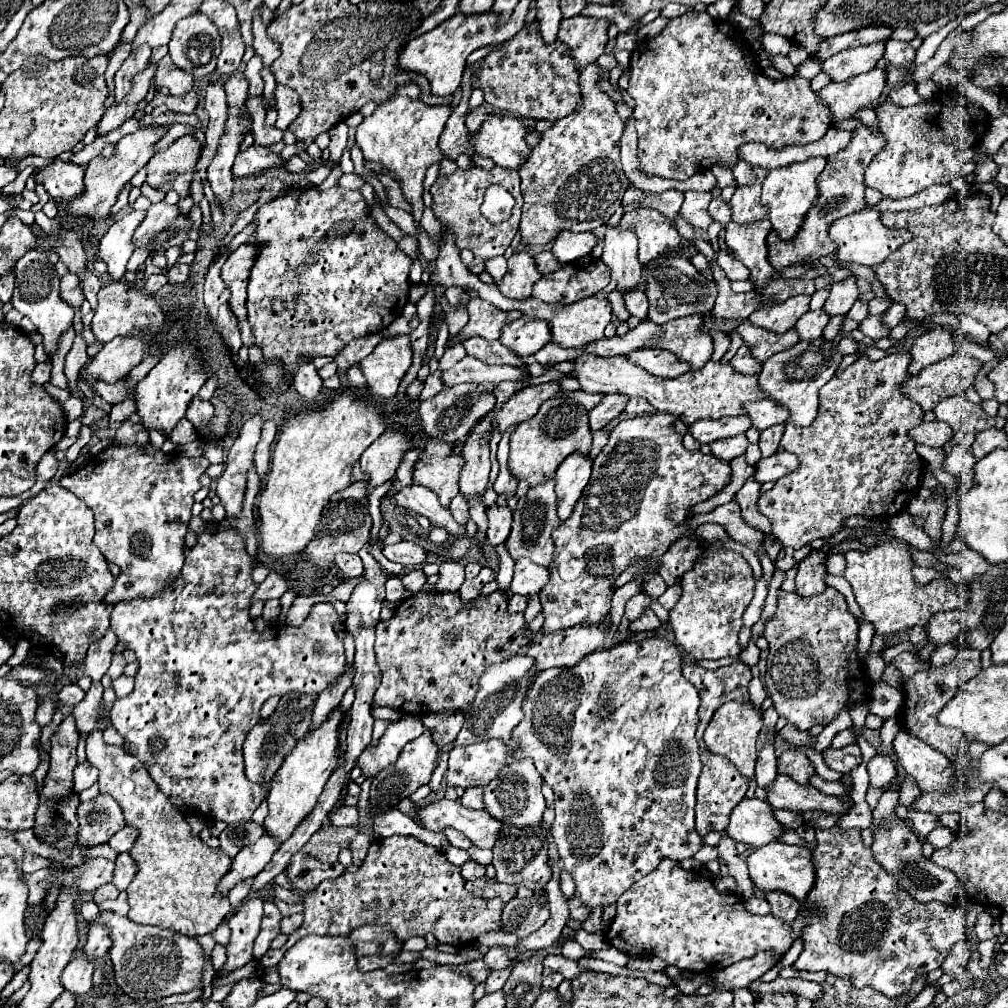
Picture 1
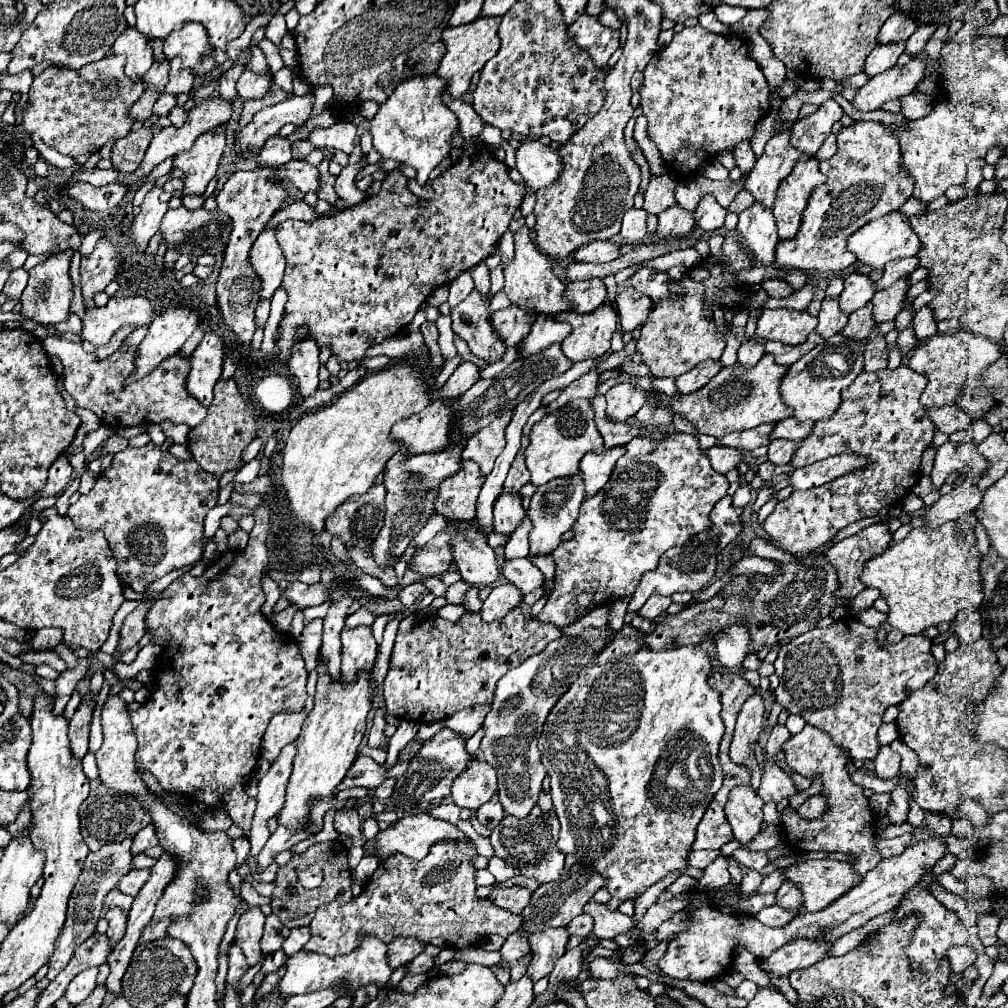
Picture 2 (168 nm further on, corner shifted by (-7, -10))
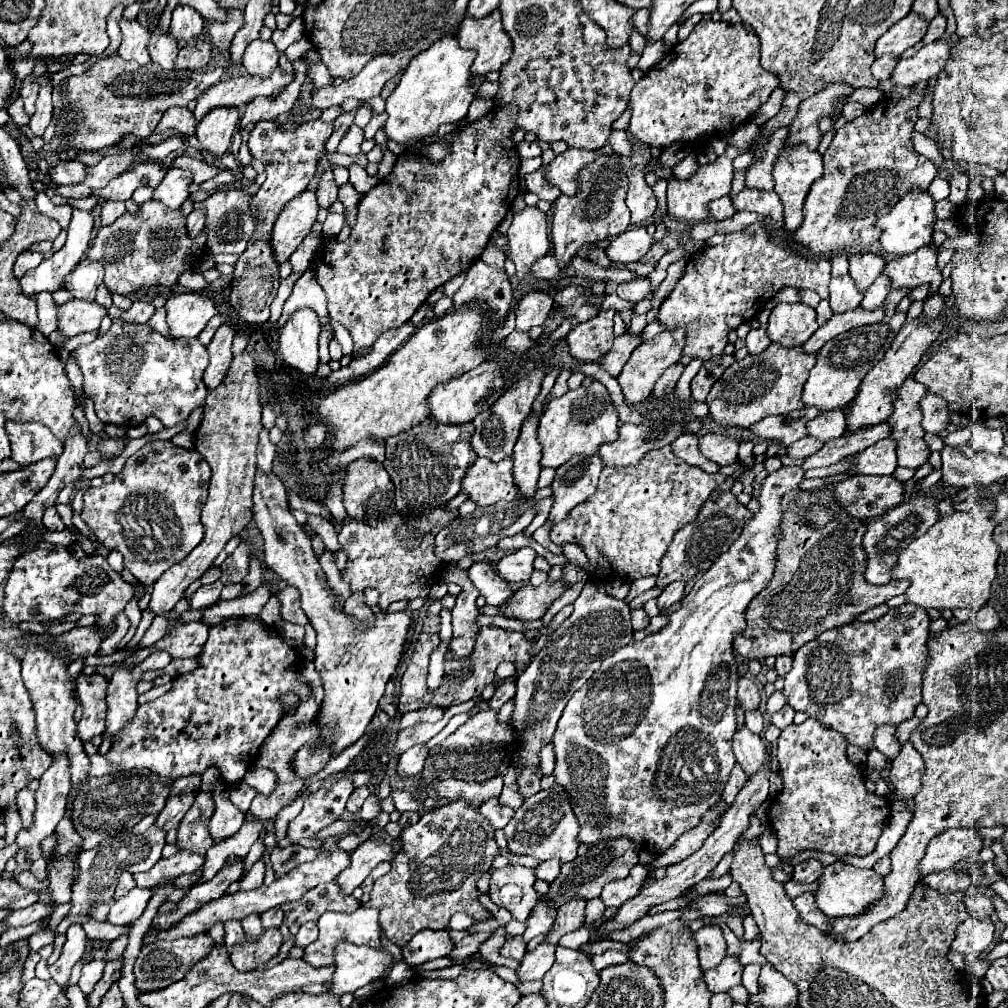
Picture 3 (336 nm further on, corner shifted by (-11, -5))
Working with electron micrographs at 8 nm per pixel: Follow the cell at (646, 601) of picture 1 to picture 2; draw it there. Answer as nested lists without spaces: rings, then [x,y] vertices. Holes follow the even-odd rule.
[[[654,595],[654,597],[650,597],[644,605],[642,605],[642,609],[638,611],[638,615],[640,617],[644,617],[644,619],[656,619],[660,613],[664,613],[666,609],[668,609],[668,605],[672,603],[672,599],[670,597],[662,597],[662,595]]]

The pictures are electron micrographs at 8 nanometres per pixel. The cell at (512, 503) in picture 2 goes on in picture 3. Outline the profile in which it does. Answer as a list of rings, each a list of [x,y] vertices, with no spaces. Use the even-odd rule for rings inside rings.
[[[530,412],[528,420],[522,424],[520,438],[516,442],[514,450],[514,478],[520,486],[522,496],[532,496],[538,490],[538,478],[540,478],[540,458],[542,458],[542,446],[538,442],[538,422],[542,414]]]

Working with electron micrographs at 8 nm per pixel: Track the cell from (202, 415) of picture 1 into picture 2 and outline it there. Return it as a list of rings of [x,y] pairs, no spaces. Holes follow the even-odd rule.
[[[46,337],[42,345],[46,353],[54,353],[60,357],[64,365],[64,387],[72,395],[72,399],[80,407],[96,413],[100,421],[110,425],[112,429],[122,429],[142,423],[160,423],[164,419],[196,427],[206,417],[206,407],[200,405],[196,399],[192,399],[188,391],[184,391],[184,375],[188,375],[188,359],[180,355],[166,359],[150,375],[126,385],[124,379],[132,371],[136,347],[130,347],[128,351],[116,351],[104,361],[98,361],[94,353],[86,353],[80,343],[68,339]]]

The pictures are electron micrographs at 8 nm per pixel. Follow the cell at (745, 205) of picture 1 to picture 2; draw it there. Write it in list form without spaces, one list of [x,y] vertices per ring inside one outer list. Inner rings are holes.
[[[782,131],[776,137],[772,137],[766,143],[762,157],[756,159],[752,171],[744,181],[744,189],[750,191],[754,199],[762,203],[766,209],[774,207],[776,189],[782,183],[782,179],[786,179],[792,173],[794,165],[800,159],[802,161],[806,159],[802,151],[796,151],[788,143],[788,139],[790,139],[790,131]]]

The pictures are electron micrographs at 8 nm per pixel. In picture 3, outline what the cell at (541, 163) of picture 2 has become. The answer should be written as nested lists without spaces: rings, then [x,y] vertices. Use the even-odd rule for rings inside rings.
[[[606,144],[600,150],[580,150],[580,148],[568,148],[564,154],[556,156],[554,162],[546,168],[546,178],[554,186],[562,190],[562,194],[570,196],[578,192],[578,174],[582,168],[586,168],[590,162],[600,158],[600,154],[612,154],[612,146]]]

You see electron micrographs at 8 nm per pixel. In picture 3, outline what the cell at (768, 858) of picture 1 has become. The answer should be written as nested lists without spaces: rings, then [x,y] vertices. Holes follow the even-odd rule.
[[[830,864],[824,868],[824,878],[818,880],[820,888],[816,892],[816,902],[818,908],[826,914],[826,916],[838,916],[838,918],[854,918],[864,914],[874,902],[884,898],[884,878],[880,874],[876,874],[874,870],[864,870],[864,868],[856,868],[852,864]]]

